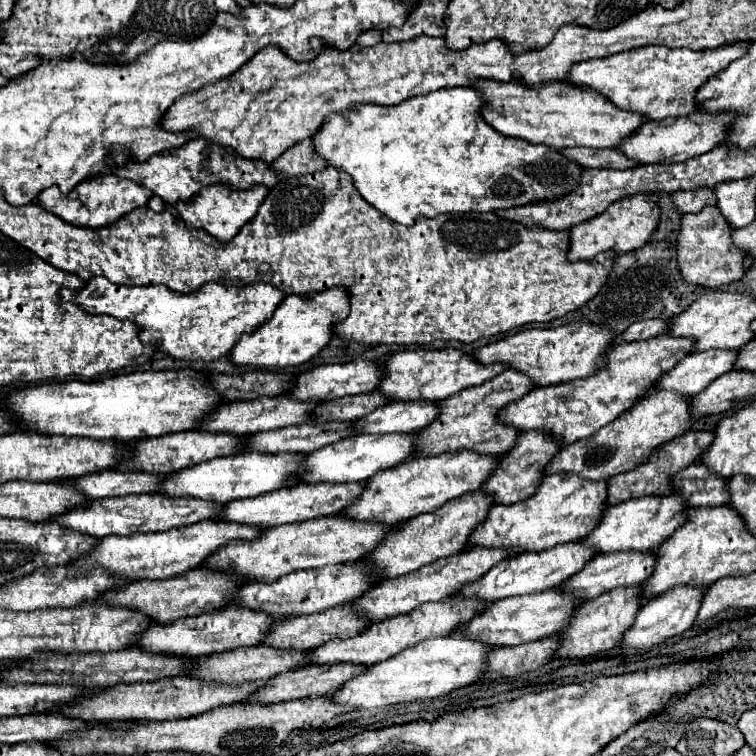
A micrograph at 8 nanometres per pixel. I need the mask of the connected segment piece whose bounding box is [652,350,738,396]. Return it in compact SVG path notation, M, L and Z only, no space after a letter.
M706 350L700 354L686 356L674 370L660 378L660 384L652 388L658 390L676 390L686 396L700 394L716 376L722 376L734 370L738 350Z

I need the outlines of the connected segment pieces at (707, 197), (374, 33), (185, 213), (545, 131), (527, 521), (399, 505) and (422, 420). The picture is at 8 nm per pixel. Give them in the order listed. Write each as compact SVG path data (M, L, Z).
M680 190L672 194L672 202L682 214L688 214L700 212L708 204L716 204L716 196L712 194L712 190Z
M366 30L366 32L362 32L360 38L358 38L358 44L360 44L360 46L374 46L374 44L378 44L378 42L382 42L380 30Z
M216 184L216 186L208 186L200 190L200 194L196 194L188 202L178 202L176 210L188 228L202 228L216 240L228 242L238 234L238 230L246 222L250 222L256 216L256 210L266 198L266 194L268 194L268 188L264 186L252 186L250 190L244 192L244 190L230 190L224 184Z
M486 82L474 84L486 100L482 110L484 120L504 136L516 136L530 144L546 144L556 150L586 146L586 148L616 148L616 142L624 142L636 126L644 124L644 118L616 110L596 90L572 86L570 82L540 82L536 86L526 86L518 82Z
M550 474L542 480L540 490L536 496L516 502L516 504L496 504L492 506L484 524L476 526L472 532L470 544L472 546L486 546L486 548L524 548L528 552L540 552L554 548L564 542L578 542L596 526L596 518L600 518L604 506L604 486L606 480L592 482L582 480L576 474Z
M458 450L452 454L438 456L418 456L410 458L390 470L382 470L374 478L368 478L364 484L364 494L346 508L348 518L356 518L362 522L402 522L412 516L438 510L444 502L452 498L460 498L466 492L474 492L480 488L480 482L492 474L492 466L496 466L496 454L482 456L472 450Z
M390 402L356 420L358 434L416 432L436 418L436 402Z

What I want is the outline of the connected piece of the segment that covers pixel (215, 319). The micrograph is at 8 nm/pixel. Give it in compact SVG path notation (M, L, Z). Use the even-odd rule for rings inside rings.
M94 276L84 290L72 294L72 302L90 314L108 314L136 322L142 326L142 342L158 346L160 352L178 360L206 362L226 356L240 336L262 326L284 298L284 290L262 282L242 288L210 282L192 294L180 294L166 286L118 286L102 276Z

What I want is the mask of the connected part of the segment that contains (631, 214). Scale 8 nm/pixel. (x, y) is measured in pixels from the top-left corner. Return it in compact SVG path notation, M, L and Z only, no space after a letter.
M636 194L632 198L622 198L620 202L614 202L604 214L582 222L580 226L574 226L570 230L570 250L568 260L592 260L596 254L614 250L616 254L626 254L632 250L642 248L652 232L656 230L660 222L660 206L656 204L656 198L652 194Z

